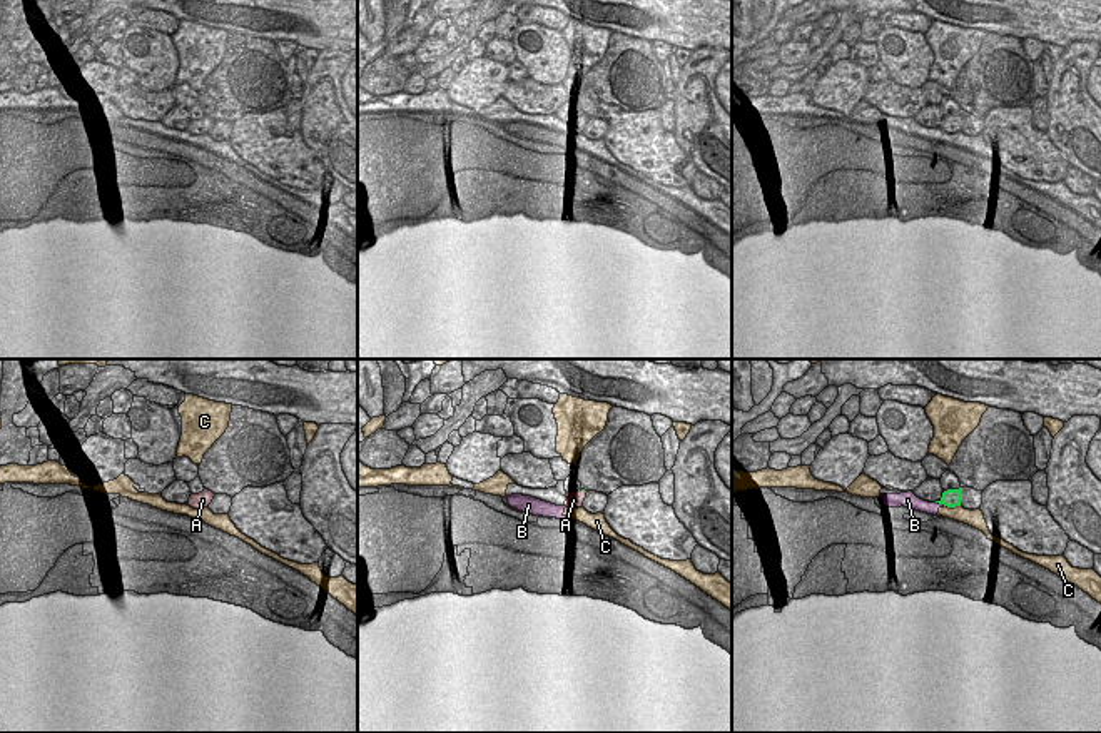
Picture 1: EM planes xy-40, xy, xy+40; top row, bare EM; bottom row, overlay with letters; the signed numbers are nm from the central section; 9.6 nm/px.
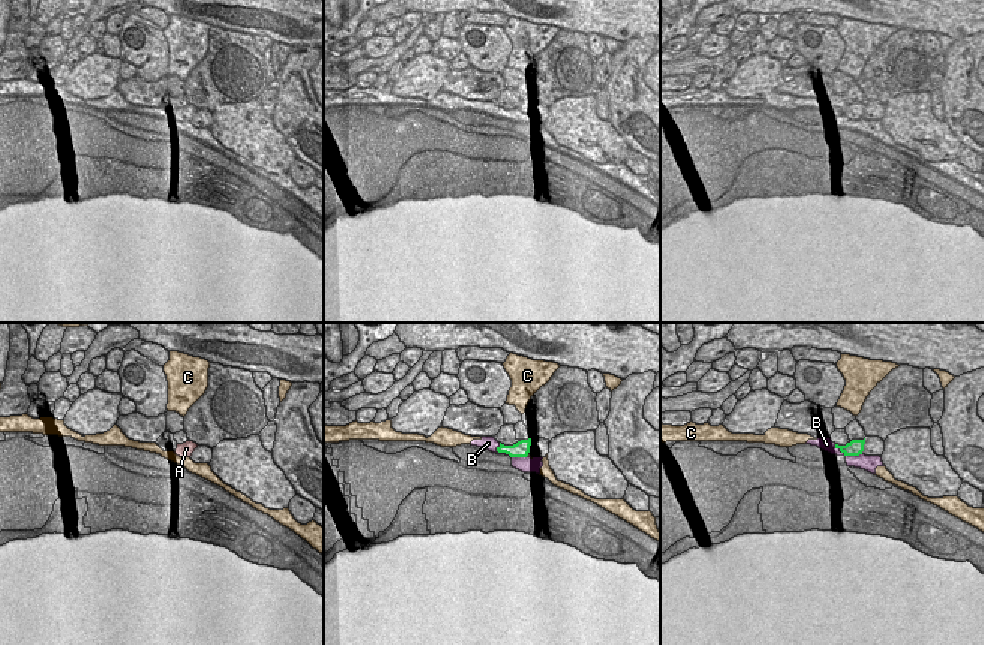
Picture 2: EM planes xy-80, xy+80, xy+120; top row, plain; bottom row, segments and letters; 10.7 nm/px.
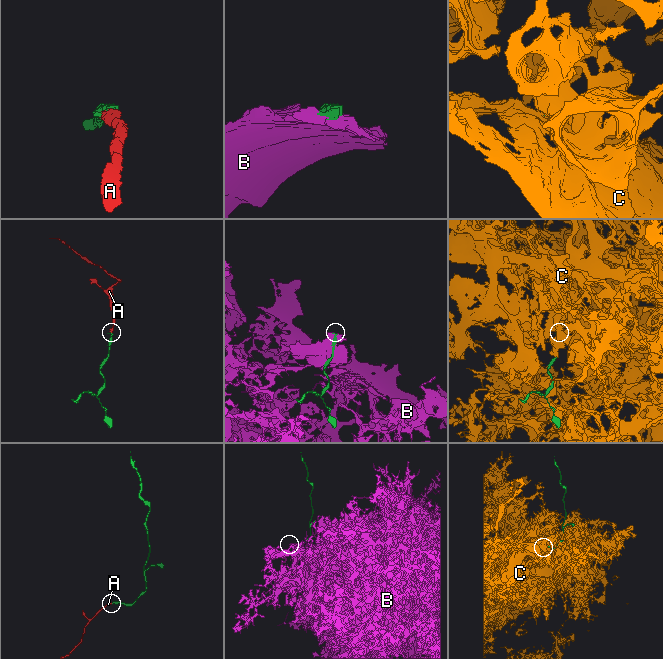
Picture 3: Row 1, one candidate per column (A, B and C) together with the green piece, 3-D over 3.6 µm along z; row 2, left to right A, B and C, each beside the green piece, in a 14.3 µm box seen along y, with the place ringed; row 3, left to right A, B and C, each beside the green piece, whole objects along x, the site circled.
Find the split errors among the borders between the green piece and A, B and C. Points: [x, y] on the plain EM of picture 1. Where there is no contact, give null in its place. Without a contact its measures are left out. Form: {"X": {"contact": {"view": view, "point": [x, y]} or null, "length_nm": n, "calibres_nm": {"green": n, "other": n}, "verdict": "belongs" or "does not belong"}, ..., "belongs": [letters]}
{"A": {"contact": null, "verdict": "belongs"}, "B": {"contact": {"view": "xy+40", "point": [941, 129]}, "length_nm": 100, "calibres_nm": {"green": 190, "other": 130}, "verdict": "does not belong"}, "C": {"contact": {"view": "xy+40", "point": [953, 132]}, "length_nm": 160, "calibres_nm": {"green": 190, "other": 160}, "verdict": "does not belong"}, "belongs": ["A"]}

